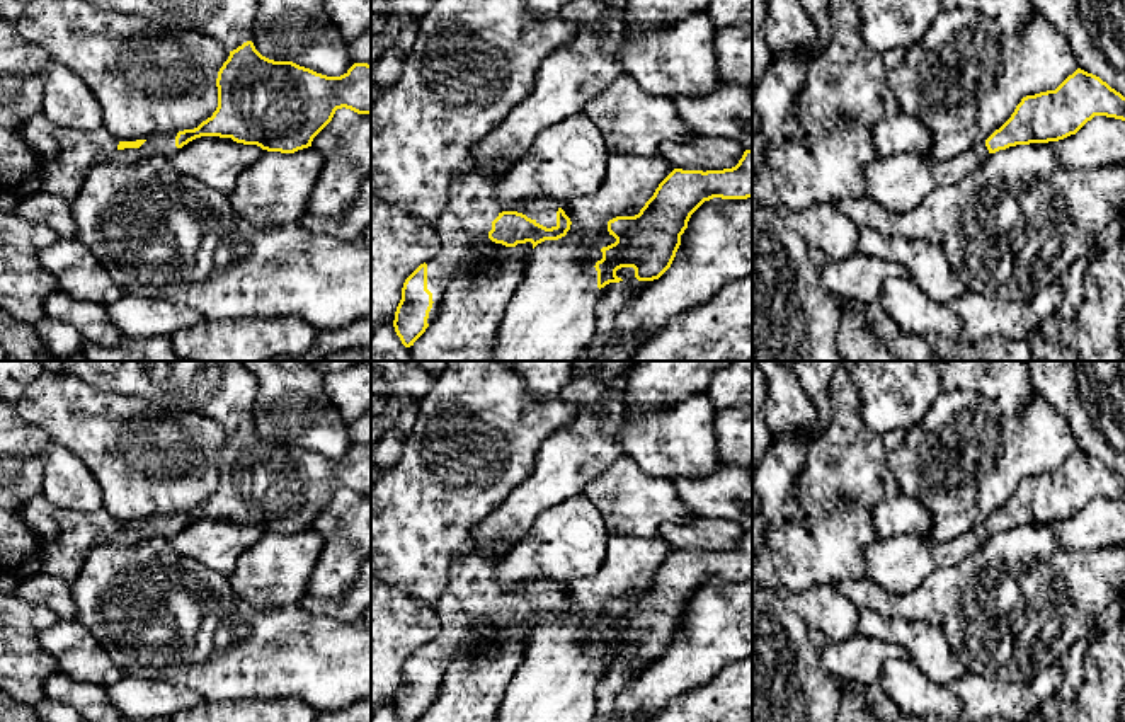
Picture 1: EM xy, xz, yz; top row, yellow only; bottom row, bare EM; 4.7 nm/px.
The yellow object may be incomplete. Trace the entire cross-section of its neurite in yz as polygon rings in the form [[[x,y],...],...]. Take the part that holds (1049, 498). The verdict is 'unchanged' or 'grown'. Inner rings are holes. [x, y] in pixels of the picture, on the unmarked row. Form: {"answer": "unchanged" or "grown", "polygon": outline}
{"answer": "grown", "polygon": [[[1077,450],[1055,472],[1023,478],[999,511],[965,535],[943,543],[921,533],[873,542],[866,548],[865,574],[888,593],[907,594],[939,567],[957,565],[991,535],[1064,521],[1094,497],[1125,502],[1125,478],[1099,458]]]}

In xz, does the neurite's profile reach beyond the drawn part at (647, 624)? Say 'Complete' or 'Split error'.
Complete

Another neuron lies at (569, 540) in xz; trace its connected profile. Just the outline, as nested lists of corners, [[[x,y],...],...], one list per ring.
[[[584,496],[541,511],[529,531],[502,557],[497,582],[511,593],[529,579],[548,579],[558,589],[574,577],[596,574],[606,559],[609,530]]]

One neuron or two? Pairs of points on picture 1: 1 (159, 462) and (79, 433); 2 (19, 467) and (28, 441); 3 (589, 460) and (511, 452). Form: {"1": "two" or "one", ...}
{"1": "one", "2": "one", "3": "two"}

